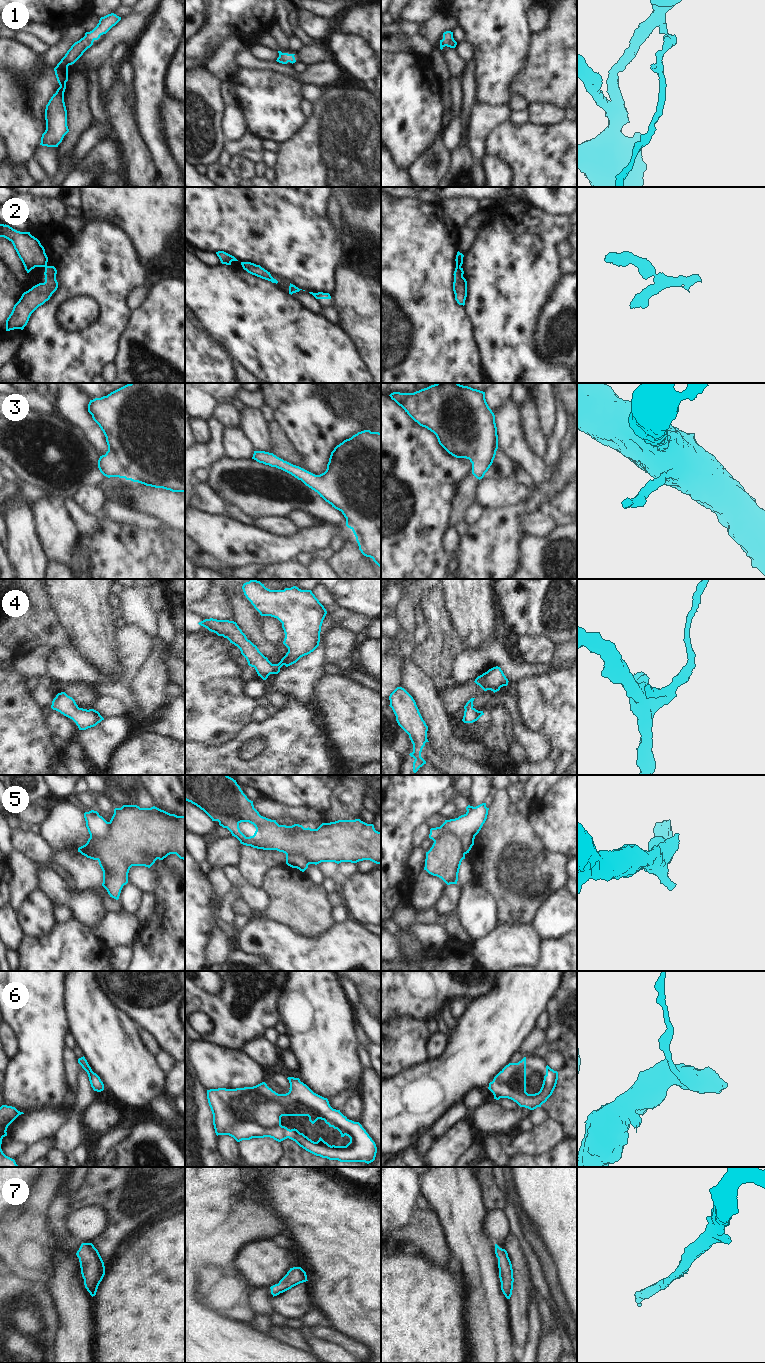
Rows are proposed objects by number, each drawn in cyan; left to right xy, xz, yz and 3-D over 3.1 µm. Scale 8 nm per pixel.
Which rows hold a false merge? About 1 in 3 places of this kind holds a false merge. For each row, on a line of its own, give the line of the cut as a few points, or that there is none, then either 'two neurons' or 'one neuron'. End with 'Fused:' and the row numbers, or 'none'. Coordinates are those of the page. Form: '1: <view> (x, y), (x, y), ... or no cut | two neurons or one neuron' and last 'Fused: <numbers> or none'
1: no cut | one neuron
2: yz (461, 264), (456, 266) | two neurons
3: no cut | one neuron
4: no cut | one neuron
5: yz (434, 840), (443, 834), (454, 834), (461, 841), (465, 853) | two neurons
6: no cut | one neuron
7: no cut | one neuron
Fused: 2, 5

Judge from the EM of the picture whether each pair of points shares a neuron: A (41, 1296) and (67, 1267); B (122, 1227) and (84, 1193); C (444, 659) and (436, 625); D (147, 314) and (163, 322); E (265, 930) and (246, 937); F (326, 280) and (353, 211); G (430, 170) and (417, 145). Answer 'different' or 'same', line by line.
A: different
B: same
C: same
D: same
E: same
F: different
G: different

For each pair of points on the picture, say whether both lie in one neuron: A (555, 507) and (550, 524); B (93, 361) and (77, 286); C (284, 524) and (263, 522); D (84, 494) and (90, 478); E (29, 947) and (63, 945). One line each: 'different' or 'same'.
A: different
B: same
C: same
D: different
E: same

